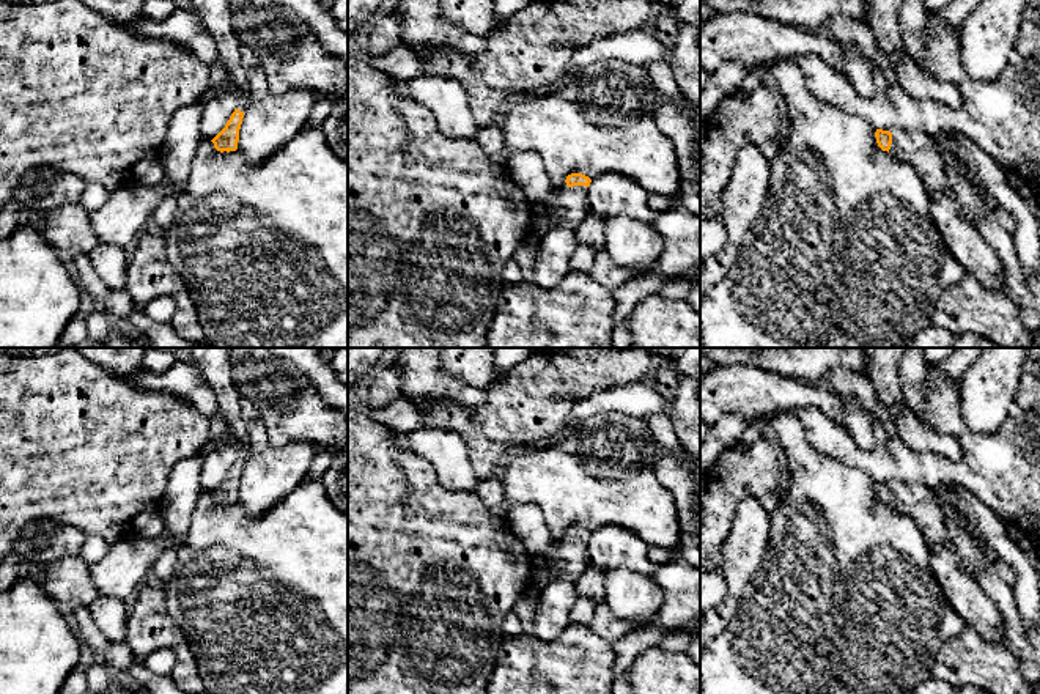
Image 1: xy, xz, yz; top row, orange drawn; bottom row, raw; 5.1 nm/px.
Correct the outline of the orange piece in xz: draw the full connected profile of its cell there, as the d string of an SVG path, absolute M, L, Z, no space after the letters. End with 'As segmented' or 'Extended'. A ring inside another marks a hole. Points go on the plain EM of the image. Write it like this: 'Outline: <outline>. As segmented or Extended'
Outline: M582 526L566 529L557 560L548 560L551 579L576 582L587 568L585 548L592 532Z. Extended

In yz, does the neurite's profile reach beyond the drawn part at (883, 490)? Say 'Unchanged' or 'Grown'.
Grown

